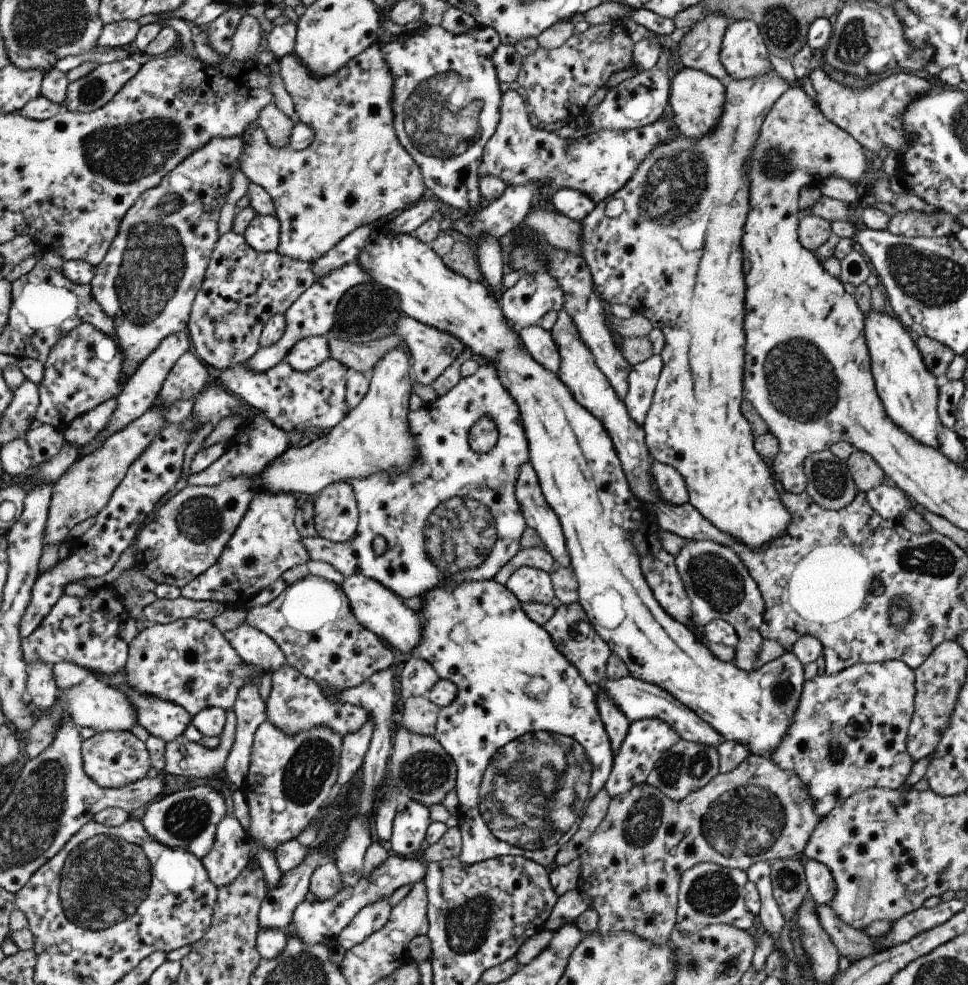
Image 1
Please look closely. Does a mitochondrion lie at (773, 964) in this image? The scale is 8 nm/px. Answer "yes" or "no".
no

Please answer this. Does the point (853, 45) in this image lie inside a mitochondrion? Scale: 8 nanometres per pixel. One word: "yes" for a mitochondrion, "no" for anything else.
yes

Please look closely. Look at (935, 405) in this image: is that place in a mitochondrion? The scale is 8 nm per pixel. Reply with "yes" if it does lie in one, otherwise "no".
no

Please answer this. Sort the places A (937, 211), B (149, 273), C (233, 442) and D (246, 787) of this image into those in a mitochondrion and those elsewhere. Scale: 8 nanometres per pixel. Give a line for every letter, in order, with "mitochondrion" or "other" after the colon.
A: other
B: mitochondrion
C: other
D: other

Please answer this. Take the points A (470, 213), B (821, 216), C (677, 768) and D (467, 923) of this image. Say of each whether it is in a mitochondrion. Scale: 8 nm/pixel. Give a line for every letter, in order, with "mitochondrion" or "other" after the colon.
A: other
B: other
C: mitochondrion
D: mitochondrion

